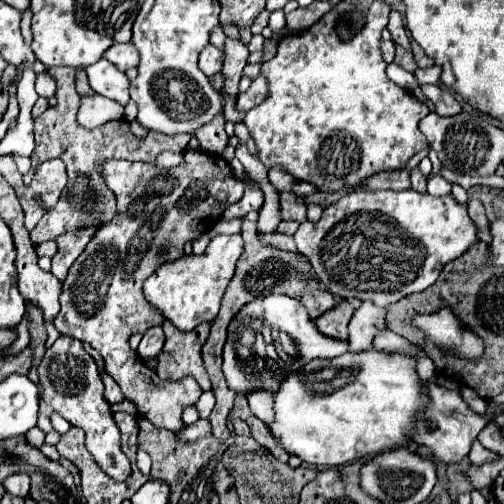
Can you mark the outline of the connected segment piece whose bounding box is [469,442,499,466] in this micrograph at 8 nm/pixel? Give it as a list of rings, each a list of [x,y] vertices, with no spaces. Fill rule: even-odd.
[[[475,442],[473,448],[471,448],[471,452],[469,452],[469,460],[471,460],[475,466],[481,466],[483,462],[495,462],[495,460],[499,460],[499,456],[493,454],[491,450],[483,448],[479,442]]]

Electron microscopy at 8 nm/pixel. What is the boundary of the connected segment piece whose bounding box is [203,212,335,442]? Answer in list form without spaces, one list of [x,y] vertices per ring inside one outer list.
[[[249,212],[245,216],[245,222],[243,222],[243,228],[241,228],[241,236],[245,240],[245,250],[237,262],[237,270],[235,270],[235,276],[233,280],[229,282],[227,290],[225,290],[225,296],[223,296],[223,302],[221,302],[221,310],[219,310],[219,316],[213,320],[213,326],[211,326],[211,334],[203,346],[203,360],[205,360],[205,368],[209,372],[209,378],[213,382],[213,392],[217,396],[217,404],[209,416],[211,424],[213,424],[213,436],[219,438],[221,442],[229,438],[229,428],[227,428],[227,418],[229,418],[229,412],[233,408],[233,402],[235,402],[235,392],[227,388],[225,384],[225,378],[223,378],[223,372],[221,372],[221,356],[223,356],[223,346],[225,346],[225,340],[227,340],[227,326],[229,322],[235,318],[235,314],[251,300],[259,300],[259,298],[265,298],[265,296],[271,296],[271,294],[287,294],[287,296],[293,296],[293,298],[299,298],[307,310],[309,310],[309,316],[315,320],[317,316],[321,316],[323,312],[327,312],[329,308],[335,306],[335,300],[333,296],[321,288],[321,282],[315,280],[311,276],[311,264],[307,262],[307,258],[299,252],[285,252],[285,250],[277,250],[269,244],[261,244],[259,240],[259,232],[257,232],[257,220],[259,220],[259,214],[257,212]]]

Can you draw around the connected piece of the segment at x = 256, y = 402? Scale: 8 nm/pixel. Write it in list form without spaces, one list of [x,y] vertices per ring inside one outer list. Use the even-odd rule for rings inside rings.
[[[257,390],[257,392],[251,392],[247,396],[249,400],[249,406],[251,406],[251,412],[261,418],[263,422],[273,422],[273,416],[275,416],[275,410],[273,410],[273,394],[269,390]]]

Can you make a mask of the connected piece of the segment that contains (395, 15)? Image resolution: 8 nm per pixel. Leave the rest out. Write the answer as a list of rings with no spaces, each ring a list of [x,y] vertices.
[[[391,12],[389,16],[389,24],[387,24],[387,30],[391,32],[391,38],[395,44],[403,46],[405,50],[411,50],[411,42],[409,42],[409,36],[405,32],[405,26],[403,26],[403,18],[399,12]]]

